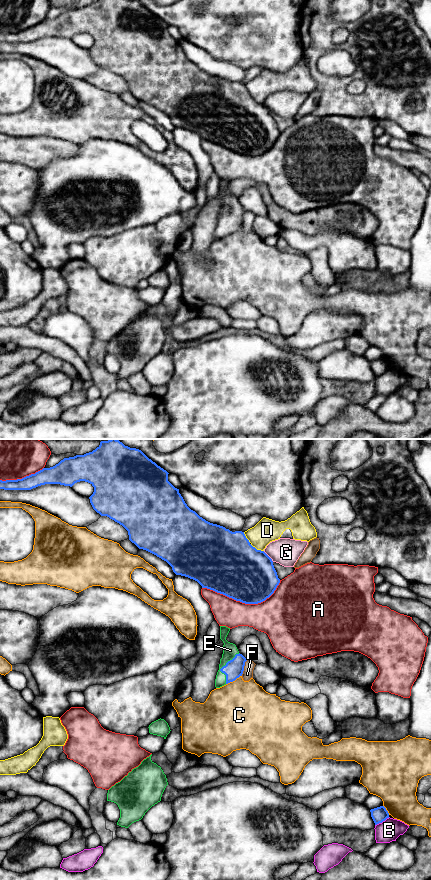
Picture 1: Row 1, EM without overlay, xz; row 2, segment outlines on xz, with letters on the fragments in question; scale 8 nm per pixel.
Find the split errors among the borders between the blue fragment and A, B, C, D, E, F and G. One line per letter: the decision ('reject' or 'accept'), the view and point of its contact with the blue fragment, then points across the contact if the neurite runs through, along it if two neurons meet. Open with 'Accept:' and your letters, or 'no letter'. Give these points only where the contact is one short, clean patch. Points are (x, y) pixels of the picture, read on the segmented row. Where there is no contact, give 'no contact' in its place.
Accept: E
A: reject | xz (243, 602)
B: reject | xz (382, 821)
C: reject | xz (233, 680)
D: reject | xz (256, 549)
E: accept | xz (222, 667)
F: reject | xz (243, 667)
G: reject | xz (268, 556)

